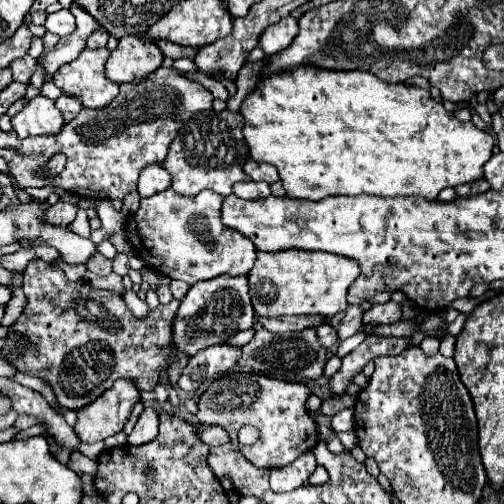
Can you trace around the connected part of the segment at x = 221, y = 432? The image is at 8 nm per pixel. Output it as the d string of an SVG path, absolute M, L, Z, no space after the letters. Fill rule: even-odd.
M192 424L192 426L196 430L196 434L198 434L198 438L210 448L222 446L222 444L226 444L230 440L228 432L222 426L216 426L216 424Z

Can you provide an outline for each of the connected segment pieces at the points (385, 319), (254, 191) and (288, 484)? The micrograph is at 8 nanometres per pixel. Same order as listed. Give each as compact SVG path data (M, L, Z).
M396 302L376 304L368 312L364 312L364 322L368 324L392 324L398 322L402 316L402 308Z
M254 180L236 182L234 184L234 194L244 198L244 200L258 200L258 198L270 196L270 186L264 184L264 182L254 182Z
M304 452L296 462L282 466L282 468L272 468L270 470L270 486L274 492L288 492L292 488L298 488L308 482L310 474L316 468L316 458L312 452Z

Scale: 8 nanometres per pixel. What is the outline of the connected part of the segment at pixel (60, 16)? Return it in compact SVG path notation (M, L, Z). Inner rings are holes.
M62 8L58 12L48 14L44 28L46 28L46 32L54 32L58 36L68 36L76 30L76 22L74 22L74 16L70 14L70 10Z

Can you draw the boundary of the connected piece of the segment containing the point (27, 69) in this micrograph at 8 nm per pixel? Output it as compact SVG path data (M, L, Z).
M26 54L26 56L22 56L22 58L16 58L16 60L10 64L10 68L12 68L12 72L14 72L14 80L28 84L28 82L30 82L30 76L34 74L34 66L36 66L36 60L34 60L30 54Z

